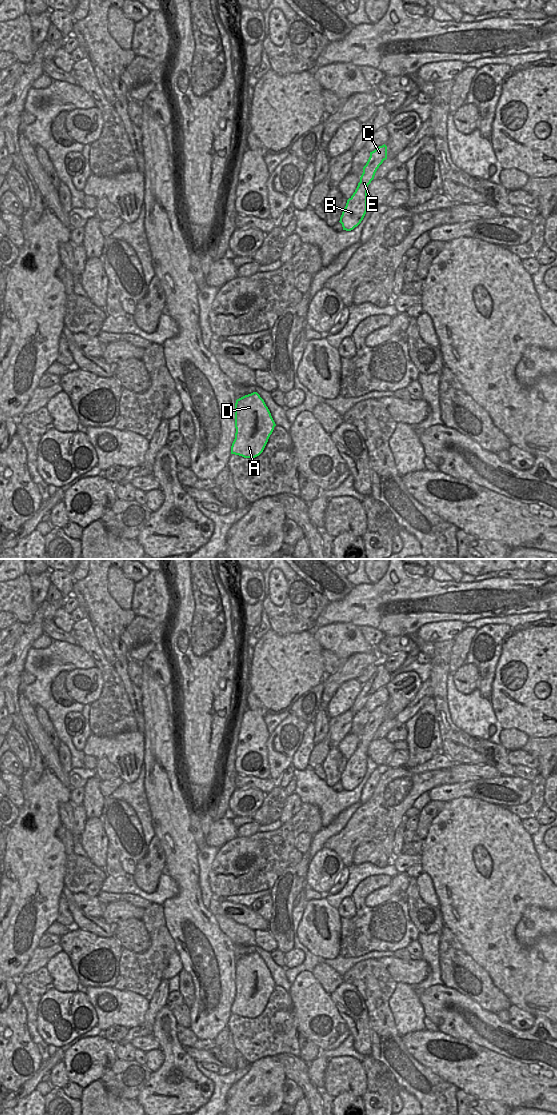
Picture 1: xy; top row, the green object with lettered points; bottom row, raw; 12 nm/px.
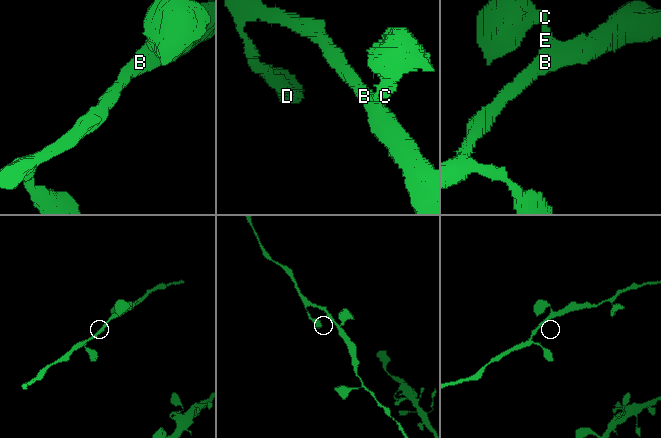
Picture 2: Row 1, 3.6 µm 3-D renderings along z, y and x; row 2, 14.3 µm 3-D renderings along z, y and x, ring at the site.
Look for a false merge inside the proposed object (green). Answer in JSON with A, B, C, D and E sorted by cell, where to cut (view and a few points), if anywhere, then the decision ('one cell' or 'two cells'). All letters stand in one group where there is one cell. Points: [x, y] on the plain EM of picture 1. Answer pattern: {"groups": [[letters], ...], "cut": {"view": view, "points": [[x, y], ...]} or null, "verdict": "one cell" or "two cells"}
{"groups": [["A", "B", "C", "D", "E"]], "cut": null, "verdict": "one cell"}

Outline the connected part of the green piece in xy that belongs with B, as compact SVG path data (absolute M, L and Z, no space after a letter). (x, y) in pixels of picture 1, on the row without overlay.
M385 704L370 712L370 717L363 727L360 742L353 755L347 760L346 766L340 777L339 782L342 784L343 790L351 791L363 780L367 772L368 745L374 739L379 726L386 719L387 706Z

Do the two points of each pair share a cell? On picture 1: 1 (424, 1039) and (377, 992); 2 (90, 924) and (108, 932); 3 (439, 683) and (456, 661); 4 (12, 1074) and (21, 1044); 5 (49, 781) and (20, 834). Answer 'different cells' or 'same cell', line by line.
1: different cells
2: same cell
3: different cells
4: same cell
5: same cell

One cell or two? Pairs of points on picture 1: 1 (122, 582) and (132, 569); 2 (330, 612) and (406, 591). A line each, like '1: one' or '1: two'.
1: two
2: one

